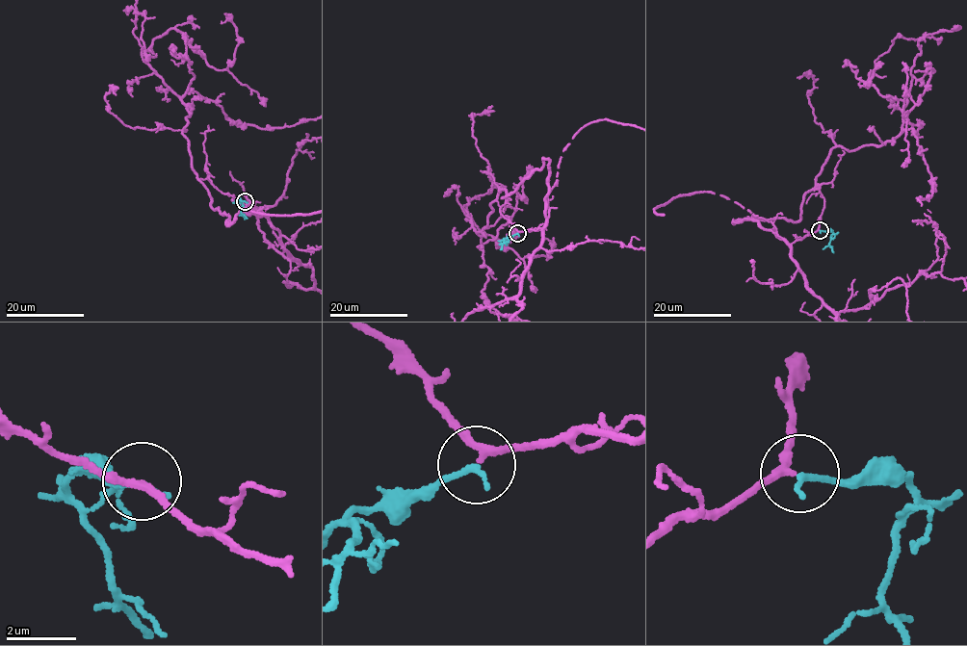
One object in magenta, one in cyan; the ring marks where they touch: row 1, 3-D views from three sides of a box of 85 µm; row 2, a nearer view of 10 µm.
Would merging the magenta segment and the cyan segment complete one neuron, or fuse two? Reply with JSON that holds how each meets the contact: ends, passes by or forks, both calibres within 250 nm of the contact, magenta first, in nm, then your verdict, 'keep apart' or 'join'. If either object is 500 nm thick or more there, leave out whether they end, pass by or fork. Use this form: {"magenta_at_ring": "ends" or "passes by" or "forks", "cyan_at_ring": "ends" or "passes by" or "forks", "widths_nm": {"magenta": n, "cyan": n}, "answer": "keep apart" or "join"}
{"magenta_at_ring": "passes by", "cyan_at_ring": "ends", "widths_nm": {"magenta": 190, "cyan": 190}, "answer": "join"}

